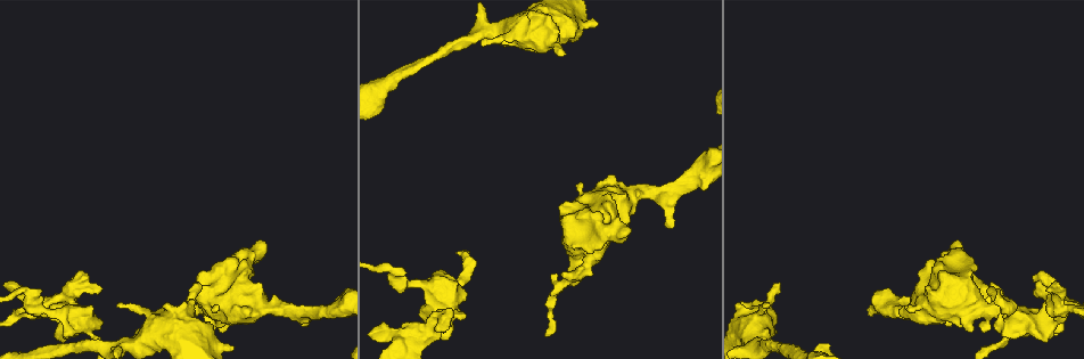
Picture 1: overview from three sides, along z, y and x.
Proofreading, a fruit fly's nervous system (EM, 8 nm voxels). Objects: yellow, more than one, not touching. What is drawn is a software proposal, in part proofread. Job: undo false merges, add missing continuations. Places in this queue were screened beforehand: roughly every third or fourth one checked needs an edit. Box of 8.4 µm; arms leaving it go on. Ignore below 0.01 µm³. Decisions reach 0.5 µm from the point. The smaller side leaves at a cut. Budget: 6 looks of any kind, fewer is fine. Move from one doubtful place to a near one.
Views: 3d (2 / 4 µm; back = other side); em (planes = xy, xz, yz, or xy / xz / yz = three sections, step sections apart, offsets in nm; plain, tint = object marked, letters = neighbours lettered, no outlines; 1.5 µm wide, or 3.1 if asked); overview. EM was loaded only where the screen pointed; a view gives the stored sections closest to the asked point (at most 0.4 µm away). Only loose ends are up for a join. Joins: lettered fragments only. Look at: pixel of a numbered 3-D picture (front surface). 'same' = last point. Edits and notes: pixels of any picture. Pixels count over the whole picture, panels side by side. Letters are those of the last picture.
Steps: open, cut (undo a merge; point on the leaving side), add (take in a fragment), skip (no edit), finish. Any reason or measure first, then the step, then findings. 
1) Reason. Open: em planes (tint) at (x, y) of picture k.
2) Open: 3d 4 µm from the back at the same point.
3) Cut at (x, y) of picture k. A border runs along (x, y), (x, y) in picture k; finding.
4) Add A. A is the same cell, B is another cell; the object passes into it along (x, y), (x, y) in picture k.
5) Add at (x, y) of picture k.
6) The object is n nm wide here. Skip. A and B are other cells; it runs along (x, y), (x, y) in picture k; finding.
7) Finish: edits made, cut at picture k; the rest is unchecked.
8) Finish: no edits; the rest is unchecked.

Abrupt turn. Open: 3d 4 µm at (18, 291) of picture 1.

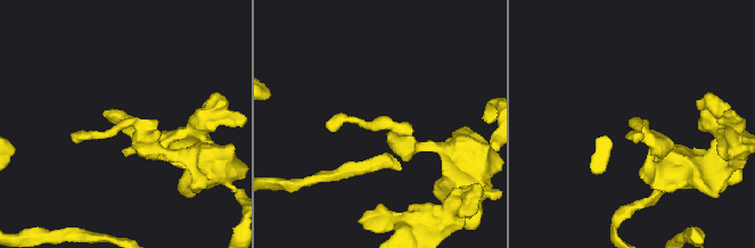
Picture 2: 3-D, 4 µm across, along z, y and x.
Open: em planes (letters) at (637, 121) of picture 2.

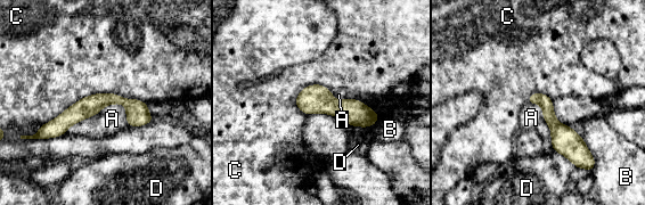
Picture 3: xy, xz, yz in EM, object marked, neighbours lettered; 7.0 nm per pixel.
Skip. A, B, C and D are other cells; a border runs along (125, 106), (105, 105), (65, 133) in picture 3; continuous, no second cell.

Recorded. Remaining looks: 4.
Calibre changes. Open: em planes (tint) at (551, 313) of picture 1.

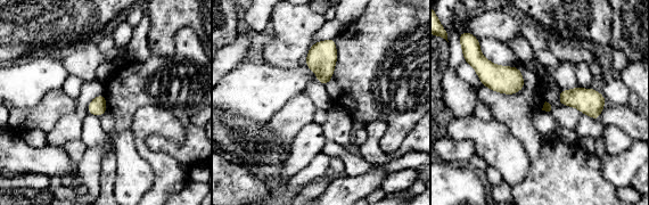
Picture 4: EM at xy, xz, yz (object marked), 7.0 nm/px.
What lies round it. Open: em planes (letters) at the same point.

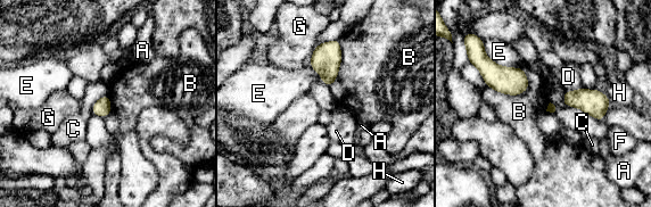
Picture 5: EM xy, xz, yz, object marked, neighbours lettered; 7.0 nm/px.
Skip. A, B, C, D, E, F, G and H are other cells; a border runs along (528, 79), (516, 94), (486, 84) in picture 5; all the same cell.

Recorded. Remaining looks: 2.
Thin end. Open: em xz step 4 (tint) at (768, 305) of picture 1.

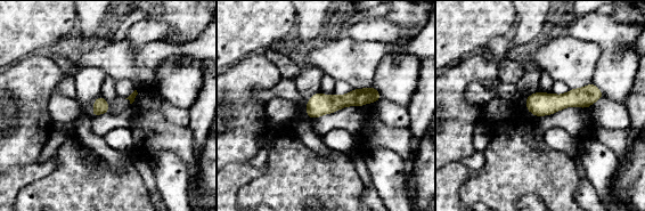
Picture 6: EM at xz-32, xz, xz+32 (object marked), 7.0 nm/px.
Open: em planes (letters) at the same point.

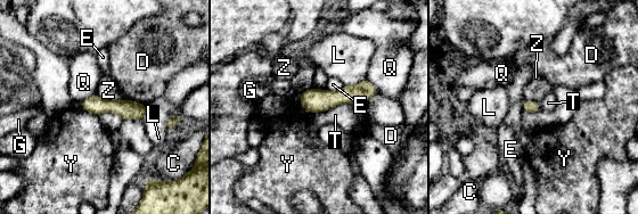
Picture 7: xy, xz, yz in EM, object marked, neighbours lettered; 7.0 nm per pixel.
Skip. C, D, E, G, L, Q, T, Y and Z are other cells; a border runs along (361, 104), (340, 103), (313, 114) in picture 7; no lettered fragment goes on from it.

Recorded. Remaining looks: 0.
Finish: no edits; the rest is unchecked.

